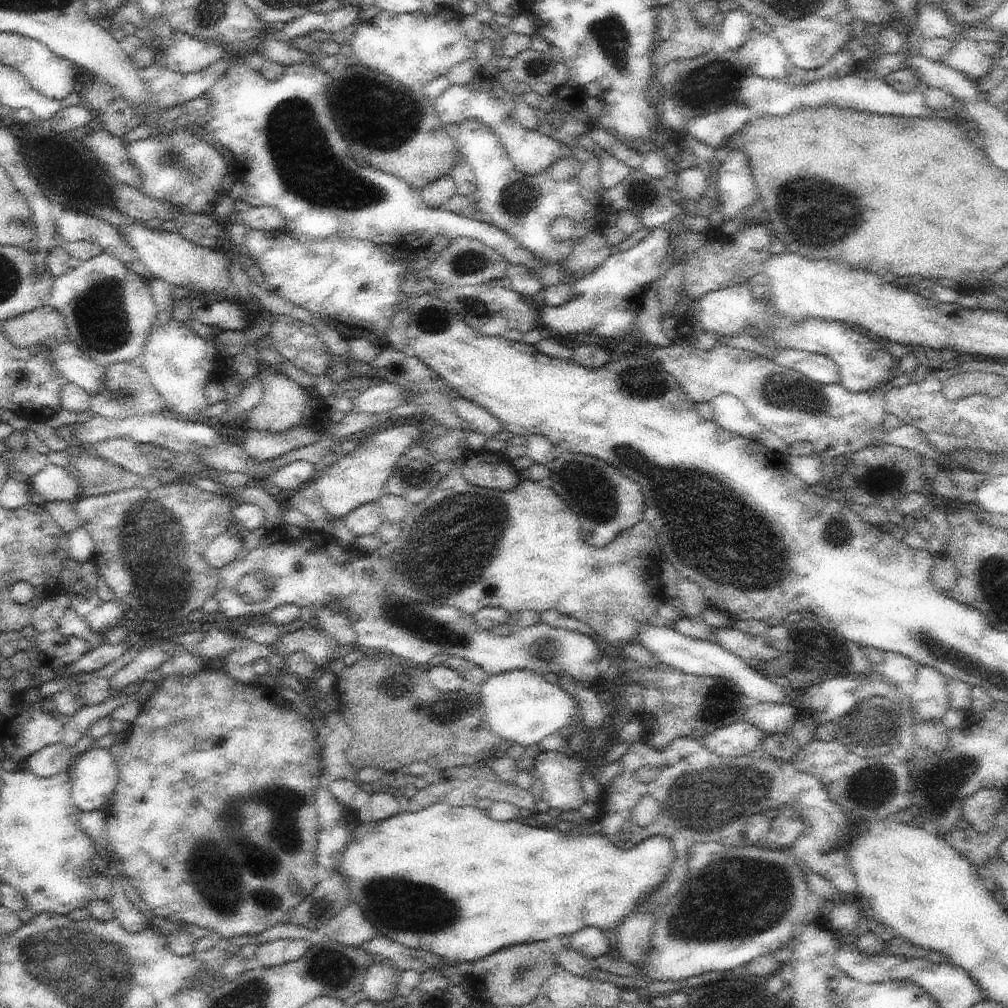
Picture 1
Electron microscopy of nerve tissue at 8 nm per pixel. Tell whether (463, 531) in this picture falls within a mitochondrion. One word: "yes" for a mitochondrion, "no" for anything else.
yes

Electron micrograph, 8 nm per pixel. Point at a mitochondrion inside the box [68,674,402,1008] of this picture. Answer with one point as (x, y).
(283, 797)

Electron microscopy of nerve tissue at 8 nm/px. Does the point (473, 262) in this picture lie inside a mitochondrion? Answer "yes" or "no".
yes

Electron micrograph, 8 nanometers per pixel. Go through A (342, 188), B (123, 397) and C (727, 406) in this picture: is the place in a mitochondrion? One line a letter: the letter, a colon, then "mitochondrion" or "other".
A: mitochondrion
B: mitochondrion
C: other

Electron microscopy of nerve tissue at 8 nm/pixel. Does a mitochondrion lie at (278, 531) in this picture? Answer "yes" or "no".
no

